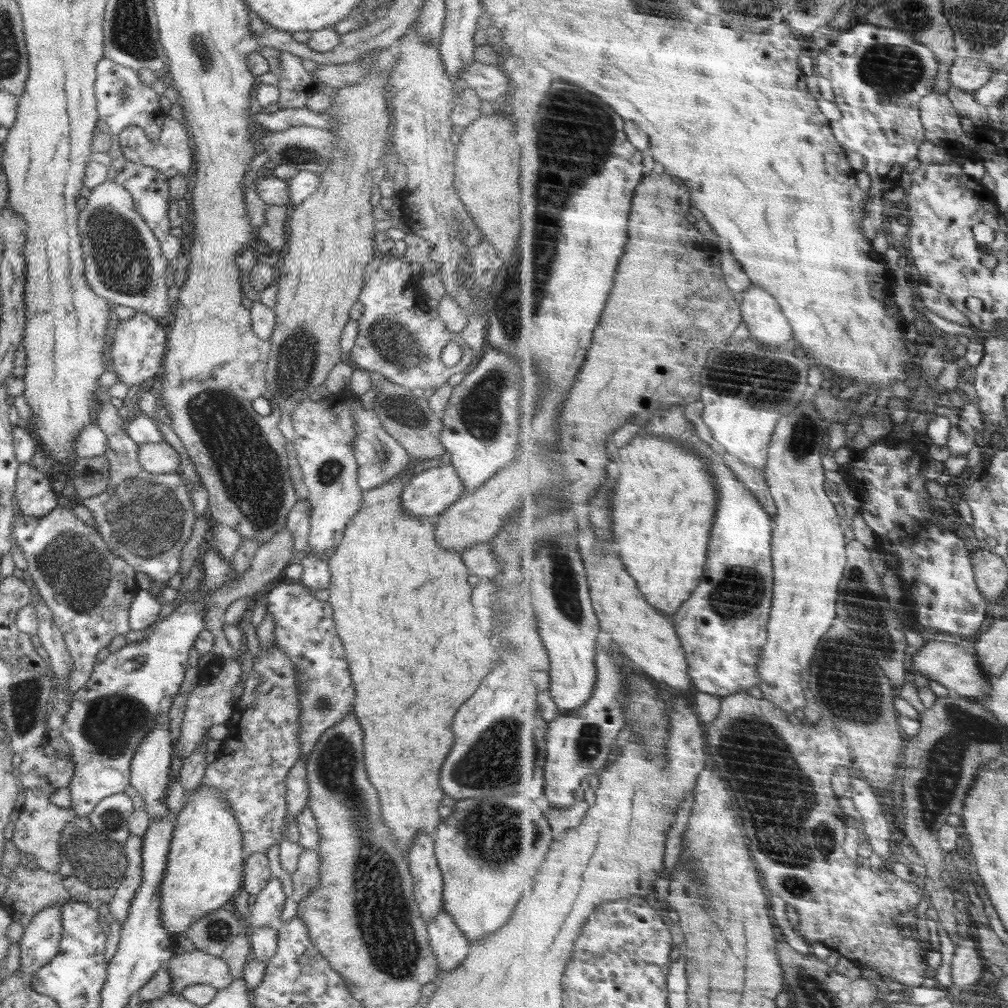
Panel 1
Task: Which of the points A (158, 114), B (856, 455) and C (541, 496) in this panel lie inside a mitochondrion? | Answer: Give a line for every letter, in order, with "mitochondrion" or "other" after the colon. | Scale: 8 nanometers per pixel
A: other
B: other
C: mitochondrion

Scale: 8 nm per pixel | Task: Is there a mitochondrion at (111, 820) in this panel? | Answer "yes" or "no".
yes

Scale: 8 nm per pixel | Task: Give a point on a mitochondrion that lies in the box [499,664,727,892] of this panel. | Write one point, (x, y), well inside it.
(589, 743)

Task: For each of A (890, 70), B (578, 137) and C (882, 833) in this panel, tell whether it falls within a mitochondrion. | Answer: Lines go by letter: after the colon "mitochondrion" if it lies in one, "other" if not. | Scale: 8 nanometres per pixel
A: mitochondrion
B: mitochondrion
C: other

